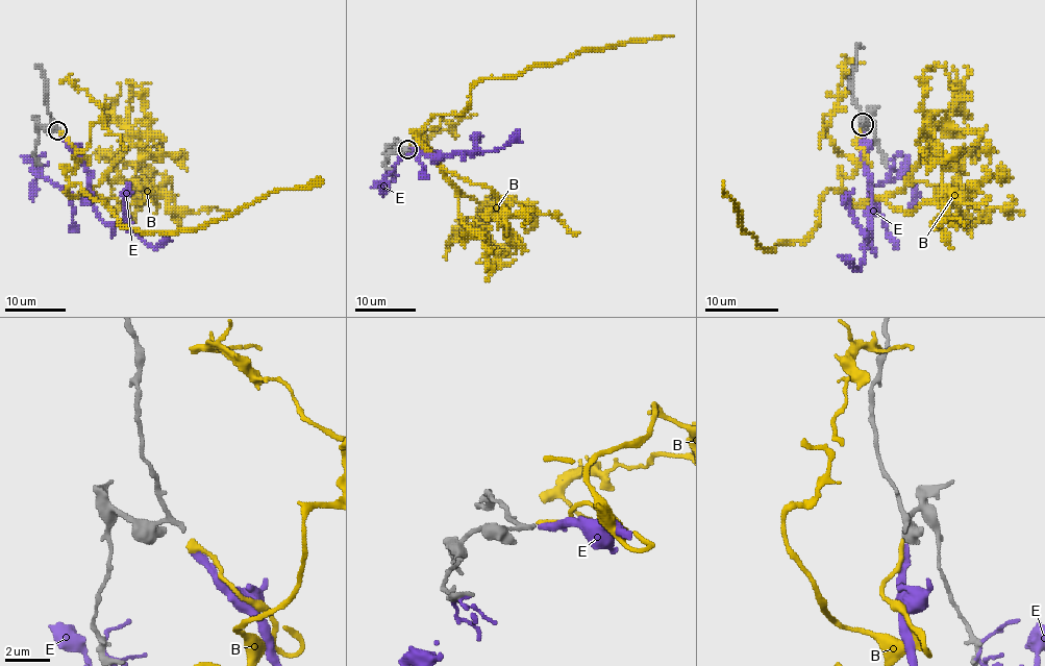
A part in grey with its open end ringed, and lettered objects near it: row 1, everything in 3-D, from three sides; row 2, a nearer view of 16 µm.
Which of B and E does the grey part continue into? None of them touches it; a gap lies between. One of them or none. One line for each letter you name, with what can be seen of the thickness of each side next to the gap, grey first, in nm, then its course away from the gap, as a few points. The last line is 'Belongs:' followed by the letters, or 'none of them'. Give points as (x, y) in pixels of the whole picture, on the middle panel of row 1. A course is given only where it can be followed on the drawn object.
B: Thickness 170 nm (grey) against 240 nm. Its course: (408, 148), (431, 151), (415, 131), (439, 114), (461, 114), (488, 77), (672, 34)
Belongs: B

